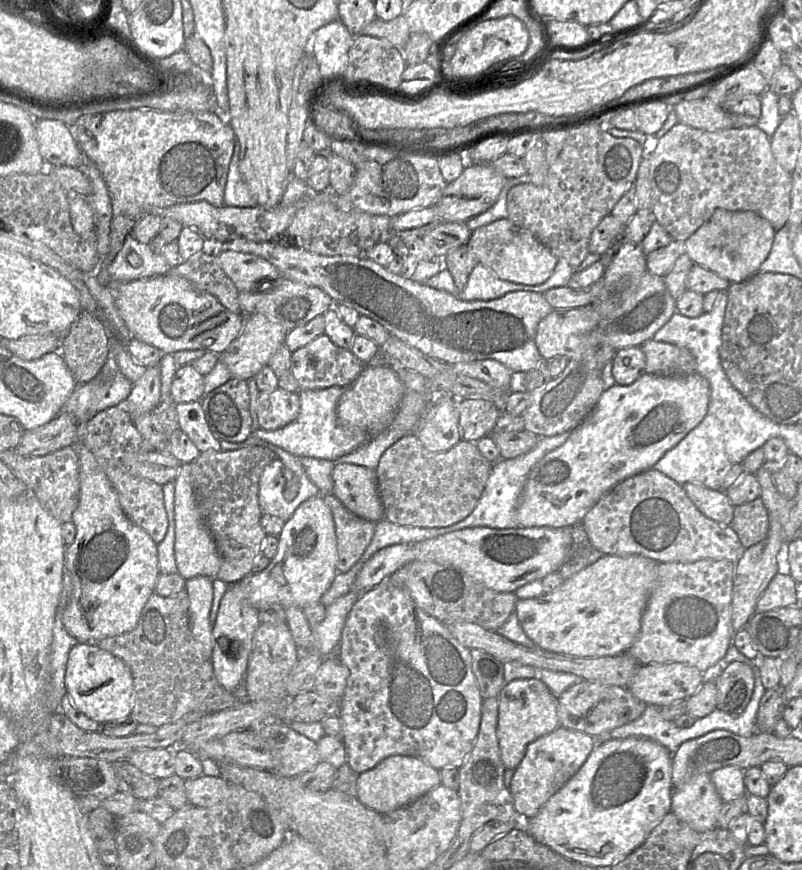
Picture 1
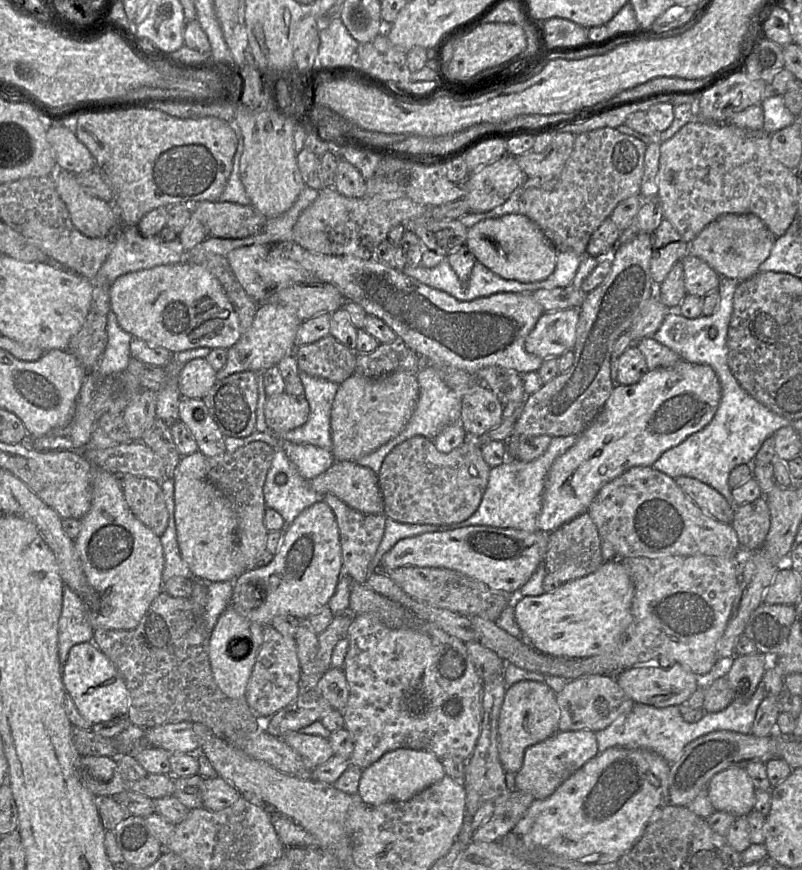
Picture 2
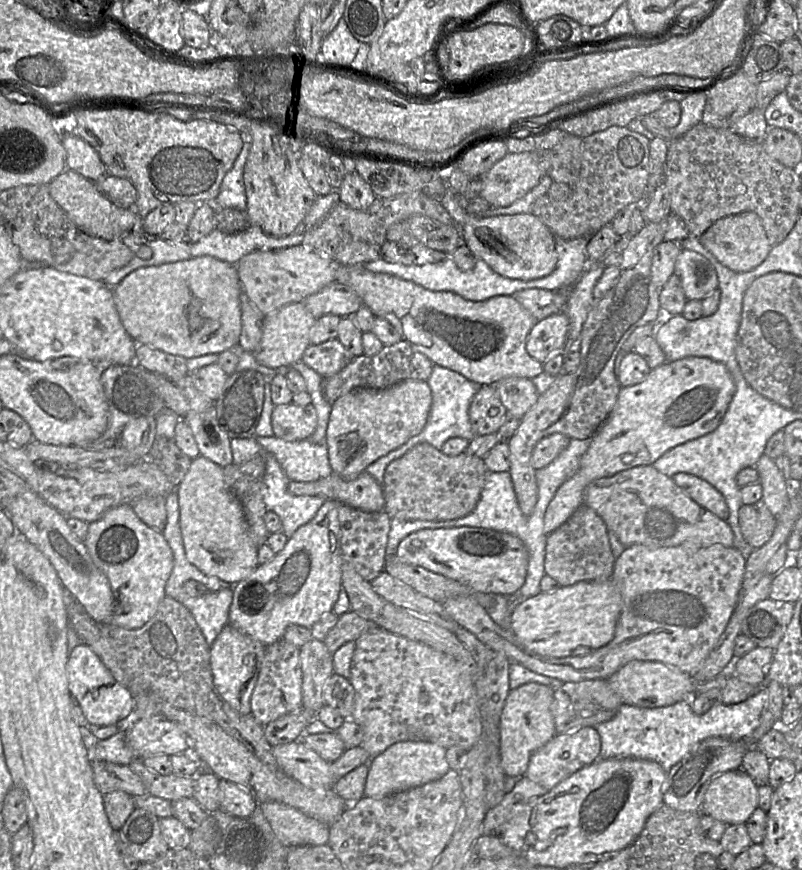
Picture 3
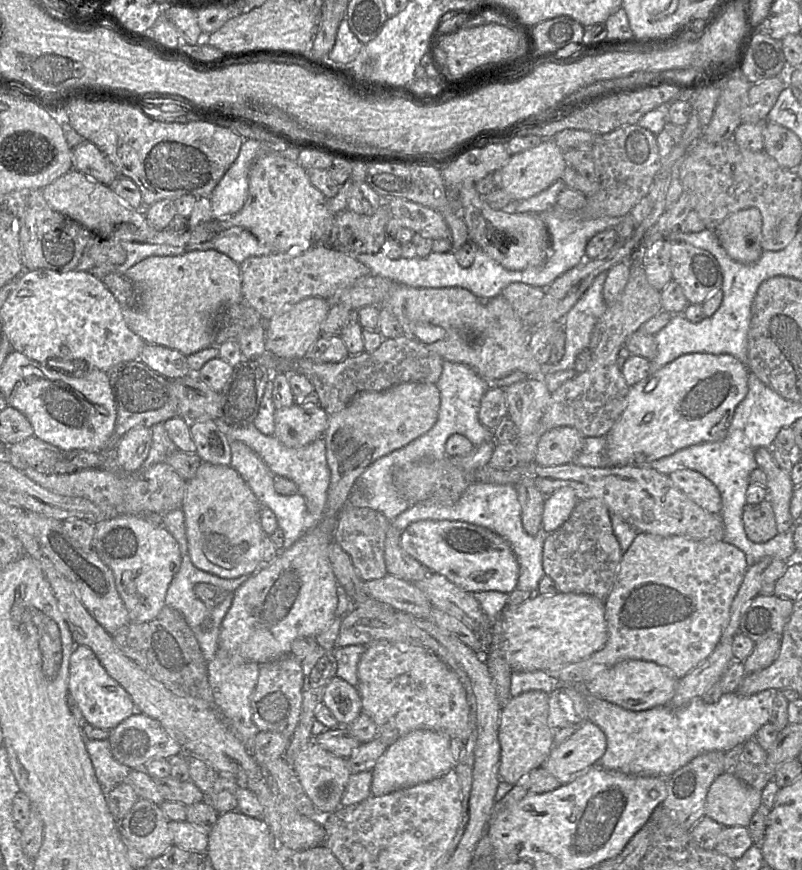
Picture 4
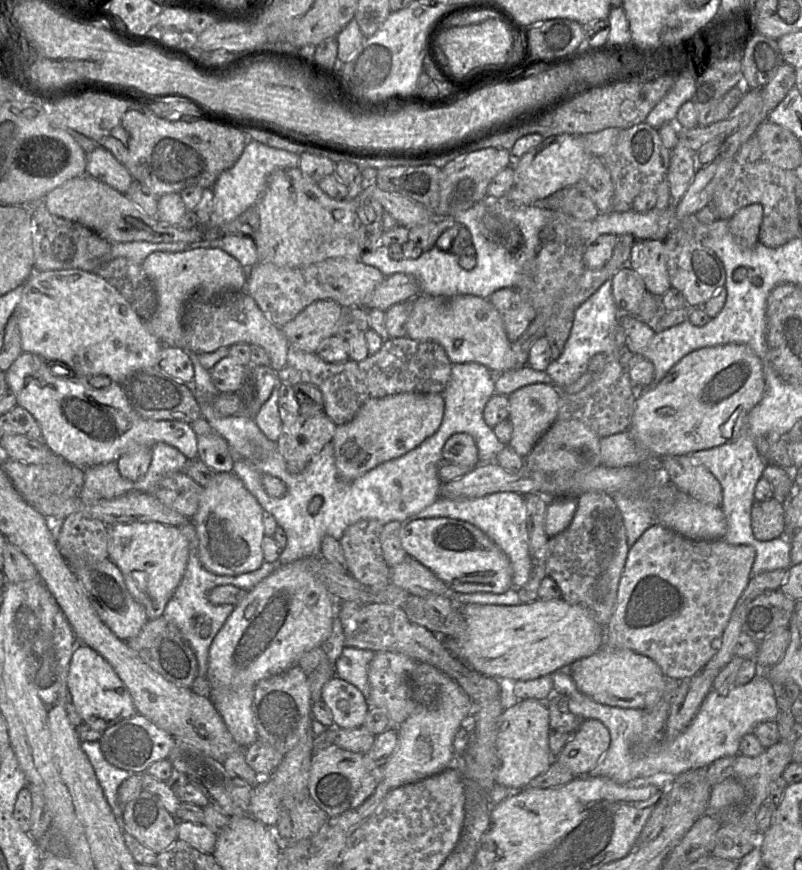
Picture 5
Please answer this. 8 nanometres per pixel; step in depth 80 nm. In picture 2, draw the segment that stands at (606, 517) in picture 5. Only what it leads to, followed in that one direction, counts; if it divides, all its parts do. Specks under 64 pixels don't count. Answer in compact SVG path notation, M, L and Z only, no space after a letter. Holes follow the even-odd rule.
M585 512L548 534L548 546L544 558L546 571L562 584L585 577L598 570L605 562L601 546L602 540L598 529L588 512Z

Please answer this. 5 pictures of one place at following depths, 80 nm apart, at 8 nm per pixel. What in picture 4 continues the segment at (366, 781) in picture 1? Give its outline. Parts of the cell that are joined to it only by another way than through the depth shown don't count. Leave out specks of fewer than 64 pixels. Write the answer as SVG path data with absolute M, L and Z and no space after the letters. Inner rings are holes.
M415 730L394 742L372 769L371 795L383 796L393 791L421 784L443 776L454 768L451 738L442 732Z

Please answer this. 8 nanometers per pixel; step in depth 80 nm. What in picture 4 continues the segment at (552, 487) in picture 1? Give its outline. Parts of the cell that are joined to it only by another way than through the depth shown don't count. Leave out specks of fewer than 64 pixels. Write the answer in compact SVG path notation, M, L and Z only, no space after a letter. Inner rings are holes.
M690 353L631 386L625 410L605 436L607 467L650 466L650 463L689 446L722 440L736 407L748 392L748 376L746 365L730 354ZM565 487L546 497L543 512L543 530L550 534L560 528L571 516L579 499L573 489Z

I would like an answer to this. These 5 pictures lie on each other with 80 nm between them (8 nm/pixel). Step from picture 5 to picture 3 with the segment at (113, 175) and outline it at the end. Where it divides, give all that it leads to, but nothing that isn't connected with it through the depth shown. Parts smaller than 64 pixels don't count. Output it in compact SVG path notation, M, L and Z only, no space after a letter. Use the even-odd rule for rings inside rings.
M62 134L66 166L92 182L107 175L96 150L77 134Z

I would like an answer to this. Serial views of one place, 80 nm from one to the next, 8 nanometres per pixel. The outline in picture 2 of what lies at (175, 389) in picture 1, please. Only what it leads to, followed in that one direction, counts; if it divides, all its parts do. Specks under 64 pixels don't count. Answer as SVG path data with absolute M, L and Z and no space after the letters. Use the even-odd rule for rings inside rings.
M194 359L181 367L177 381L182 398L203 400L217 382L216 371L205 359Z

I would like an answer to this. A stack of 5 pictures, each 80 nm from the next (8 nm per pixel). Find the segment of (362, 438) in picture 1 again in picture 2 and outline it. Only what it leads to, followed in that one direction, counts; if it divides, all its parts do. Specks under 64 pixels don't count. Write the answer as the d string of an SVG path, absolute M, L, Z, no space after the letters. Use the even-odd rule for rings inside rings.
M298 370L298 377L309 405L307 421L300 427L276 436L281 441L311 444L328 451L332 448L330 431L331 408L339 384L312 377Z

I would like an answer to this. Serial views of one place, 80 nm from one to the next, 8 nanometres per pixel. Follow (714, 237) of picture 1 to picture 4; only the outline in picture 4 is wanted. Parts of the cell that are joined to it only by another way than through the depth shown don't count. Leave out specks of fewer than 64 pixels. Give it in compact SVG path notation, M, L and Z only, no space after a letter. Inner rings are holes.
M747 208L735 212L714 231L721 246L734 261L752 264L761 257L762 215L759 209Z

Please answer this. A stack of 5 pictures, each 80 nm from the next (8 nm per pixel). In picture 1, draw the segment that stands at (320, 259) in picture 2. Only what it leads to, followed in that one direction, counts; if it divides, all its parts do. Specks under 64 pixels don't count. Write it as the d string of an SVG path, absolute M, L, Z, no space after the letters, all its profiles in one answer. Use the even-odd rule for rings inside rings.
M240 238L224 242L218 248L254 254L266 259L279 270L282 277L322 289L334 303L346 304L360 315L376 320L390 335L442 362L458 364L492 359L505 365L512 372L527 373L536 368L542 360L535 343L535 335L539 322L553 310L543 293L514 291L495 299L465 301L448 292L391 273L386 267L368 258L320 255L290 242L277 240L255 242Z

